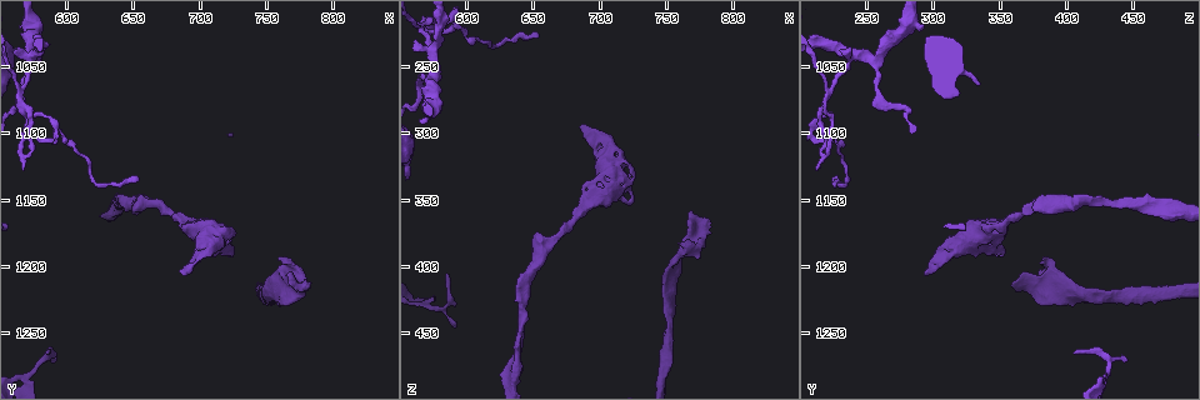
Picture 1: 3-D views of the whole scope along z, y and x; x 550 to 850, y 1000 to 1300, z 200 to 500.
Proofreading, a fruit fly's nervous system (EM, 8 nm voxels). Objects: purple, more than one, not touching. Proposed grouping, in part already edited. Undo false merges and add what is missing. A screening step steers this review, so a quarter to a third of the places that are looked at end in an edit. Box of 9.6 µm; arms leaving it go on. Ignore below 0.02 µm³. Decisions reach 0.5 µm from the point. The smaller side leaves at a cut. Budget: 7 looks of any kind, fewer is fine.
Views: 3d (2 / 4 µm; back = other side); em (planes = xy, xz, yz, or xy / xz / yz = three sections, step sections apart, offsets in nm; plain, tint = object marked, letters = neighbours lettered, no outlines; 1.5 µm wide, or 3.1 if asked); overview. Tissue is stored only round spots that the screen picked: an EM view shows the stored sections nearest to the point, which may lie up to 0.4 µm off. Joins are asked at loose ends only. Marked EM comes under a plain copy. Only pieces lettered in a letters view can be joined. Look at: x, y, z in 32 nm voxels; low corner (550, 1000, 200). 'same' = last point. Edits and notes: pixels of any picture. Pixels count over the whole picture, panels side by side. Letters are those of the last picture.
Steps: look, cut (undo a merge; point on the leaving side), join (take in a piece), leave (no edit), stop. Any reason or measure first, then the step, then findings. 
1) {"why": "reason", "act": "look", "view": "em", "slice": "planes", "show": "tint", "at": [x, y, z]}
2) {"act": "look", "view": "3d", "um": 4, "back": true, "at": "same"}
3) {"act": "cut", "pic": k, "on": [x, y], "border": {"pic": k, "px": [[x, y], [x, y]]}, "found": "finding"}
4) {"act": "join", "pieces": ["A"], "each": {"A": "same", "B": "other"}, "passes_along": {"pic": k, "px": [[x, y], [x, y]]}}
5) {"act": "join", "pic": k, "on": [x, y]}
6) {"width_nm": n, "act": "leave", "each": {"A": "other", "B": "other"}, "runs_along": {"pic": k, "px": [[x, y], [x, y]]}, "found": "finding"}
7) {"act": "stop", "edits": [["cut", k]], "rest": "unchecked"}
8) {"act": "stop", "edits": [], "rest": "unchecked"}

{"why": "thick turns thin", "act": "look", "view": "3d", "um": 4, "at": [576, 1042, 238]}

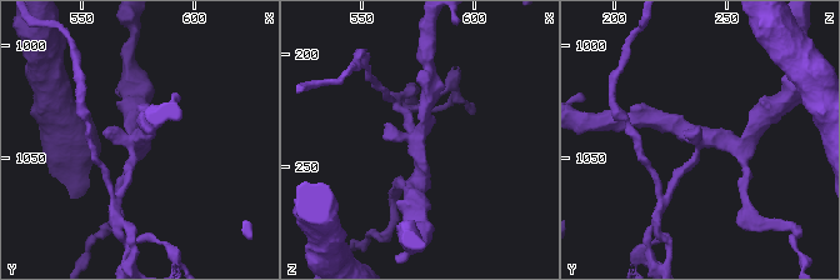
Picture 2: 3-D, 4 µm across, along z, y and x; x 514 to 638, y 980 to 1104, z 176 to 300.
{"arms": 3, "act": "look", "view": "em", "slice": "yz", "step": 4, "show": "tint", "at": [575, 1042, 239]}

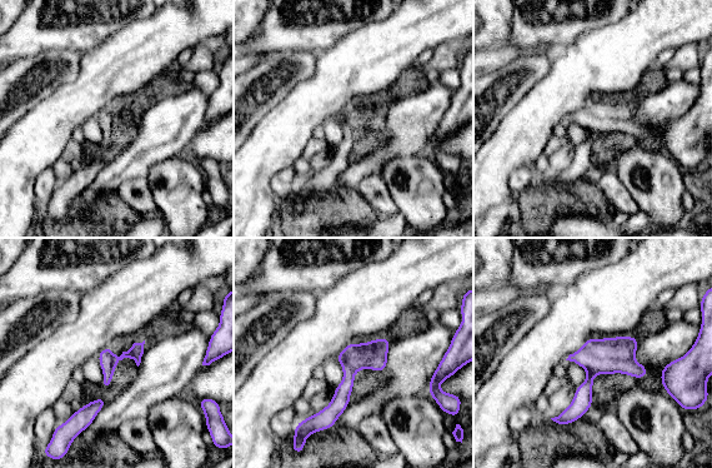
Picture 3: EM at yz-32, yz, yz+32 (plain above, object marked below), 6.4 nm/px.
{"act": "look", "view": "em", "slice": "yz", "step": 4, "show": "letters", "at": "same"}

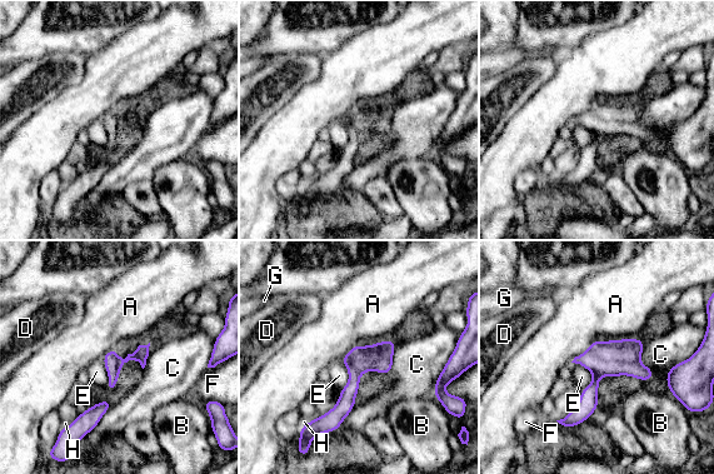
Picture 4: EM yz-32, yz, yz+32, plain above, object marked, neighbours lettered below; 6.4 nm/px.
{"act": "cut", "pic": 4, "on": [378, 358], "each": {"A": "other", "B": "other", "C": "other", "D": "other", "E": "other", "F": "other", "G": "other", "H": "other"}, "border": {"pic": 4, "px": [[346, 365], [351, 365], [360, 374]]}, "found": "a second cell is stuck on"}

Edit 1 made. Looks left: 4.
{"act": "look", "view": "overview"}

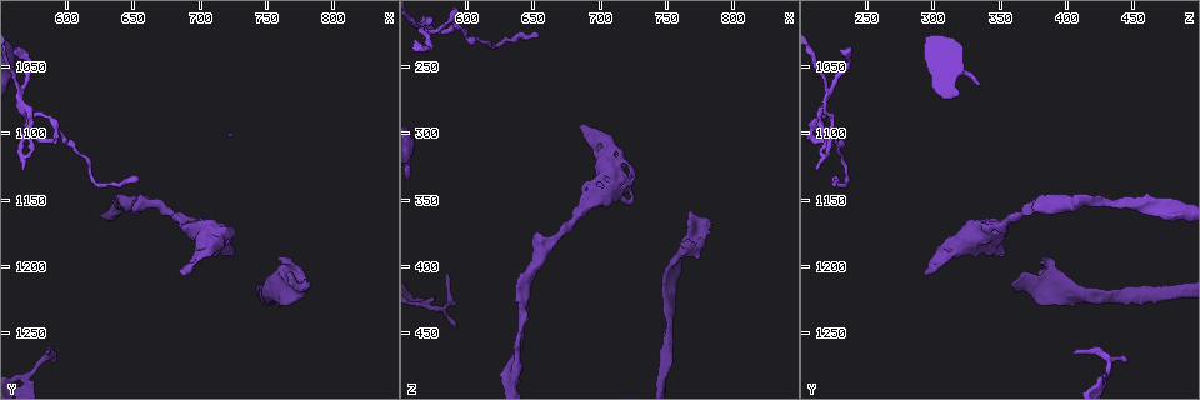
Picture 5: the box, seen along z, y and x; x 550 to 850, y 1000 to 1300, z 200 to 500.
{"why": "an open end", "act": "look", "view": "3d", "um": 4, "at": [770, 1194, 388]}

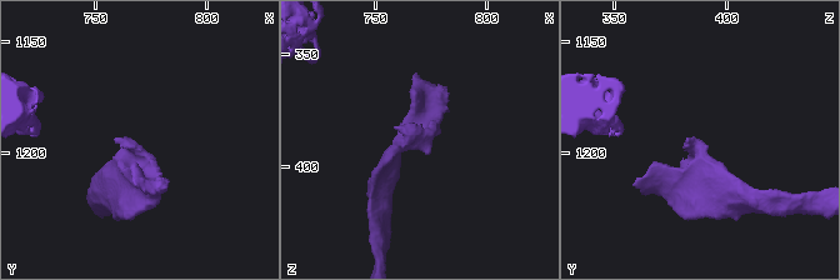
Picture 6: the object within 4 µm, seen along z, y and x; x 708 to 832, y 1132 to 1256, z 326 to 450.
{"why": "now the EM", "act": "look", "view": "em", "slice": "planes", "show": "tint", "at": [769, 1195, 385]}

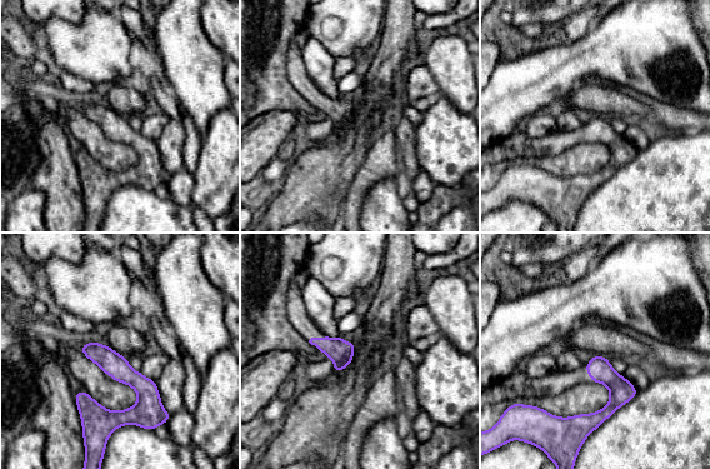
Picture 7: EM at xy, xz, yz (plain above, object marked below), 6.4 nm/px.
{"act": "look", "view": "em", "slice": "planes", "show": "letters", "at": "same"}

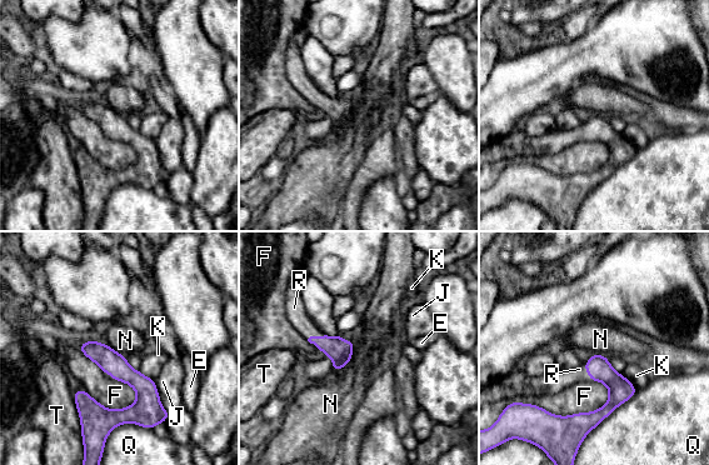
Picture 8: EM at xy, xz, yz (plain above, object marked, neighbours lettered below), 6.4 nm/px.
{"width_nm": 160, "act": "join", "pieces": ["R"], "each": {"E": "other", "F": "other", "J": "other", "K": "other", "N": "other", "Q": "other", "R": "same", "T": "other"}, "found": "it goes on there"}

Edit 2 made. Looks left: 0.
{"act": "stop", "edits": [["cut", 4], ["join", 8]], "rest": "unchecked"}

